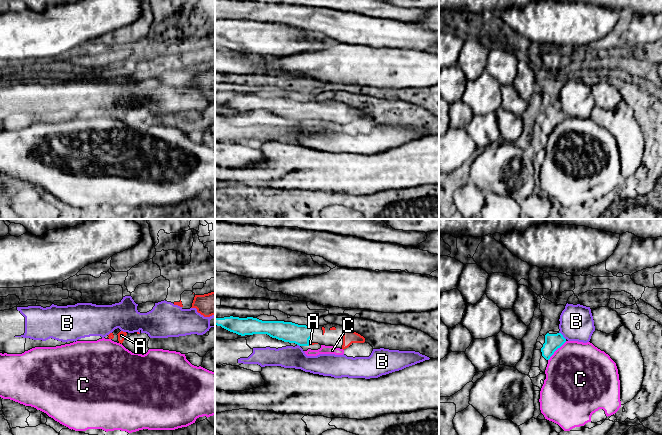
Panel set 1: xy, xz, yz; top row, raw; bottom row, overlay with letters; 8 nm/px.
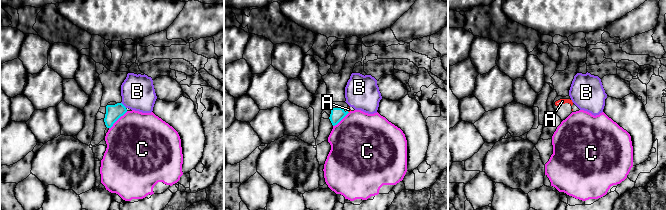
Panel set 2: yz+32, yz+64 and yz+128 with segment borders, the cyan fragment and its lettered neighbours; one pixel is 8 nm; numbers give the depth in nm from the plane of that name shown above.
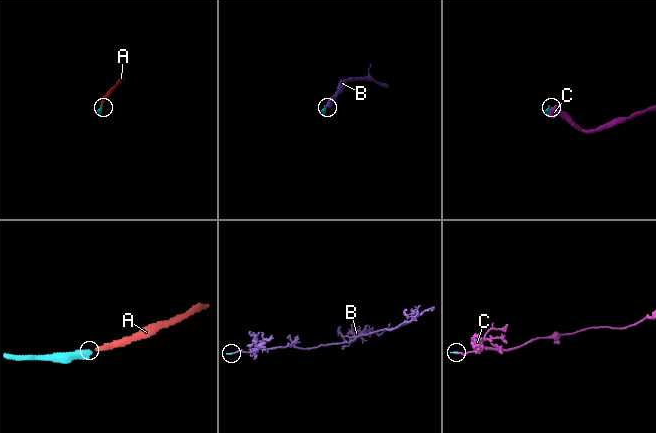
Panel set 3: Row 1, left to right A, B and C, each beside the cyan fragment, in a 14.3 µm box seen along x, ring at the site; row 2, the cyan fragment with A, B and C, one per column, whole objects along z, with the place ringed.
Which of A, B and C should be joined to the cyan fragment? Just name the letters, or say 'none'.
A

